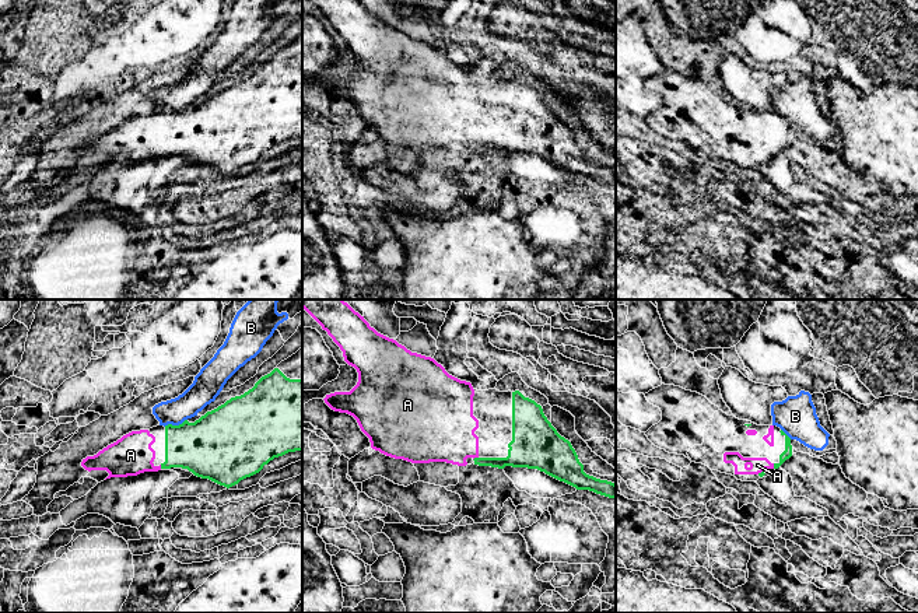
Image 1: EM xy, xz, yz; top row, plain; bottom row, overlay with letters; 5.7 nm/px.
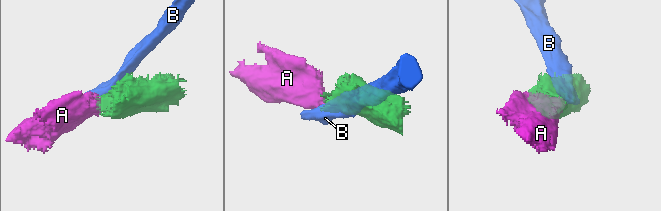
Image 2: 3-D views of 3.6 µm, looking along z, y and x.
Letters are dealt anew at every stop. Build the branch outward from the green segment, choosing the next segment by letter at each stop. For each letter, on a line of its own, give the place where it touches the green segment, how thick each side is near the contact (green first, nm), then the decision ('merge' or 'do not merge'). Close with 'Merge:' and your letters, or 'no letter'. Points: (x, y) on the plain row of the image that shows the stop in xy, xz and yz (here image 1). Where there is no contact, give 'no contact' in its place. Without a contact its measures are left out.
A: xz (475, 144) | 130/360 nm | merge
B: xy (175, 112) | 360/160 nm | do not merge
Merge: A

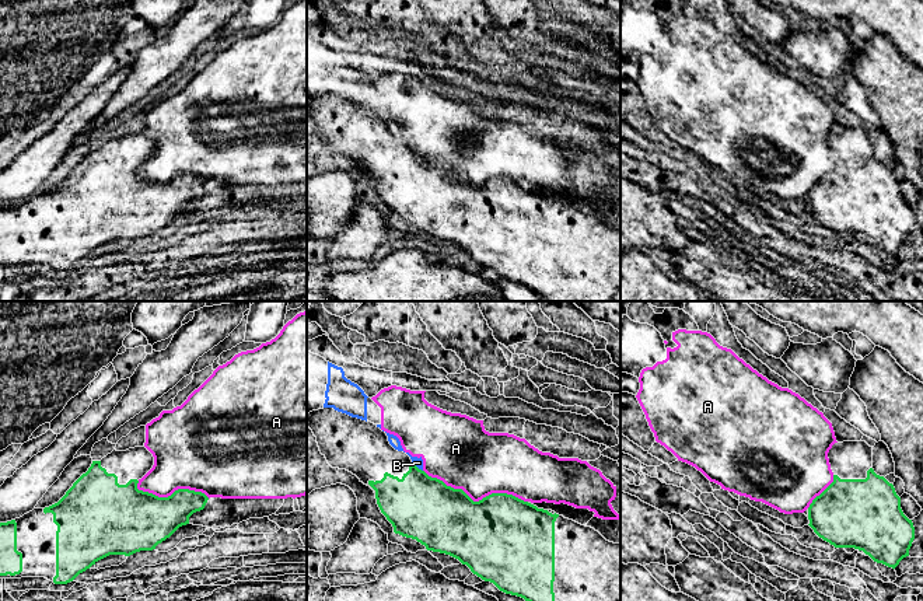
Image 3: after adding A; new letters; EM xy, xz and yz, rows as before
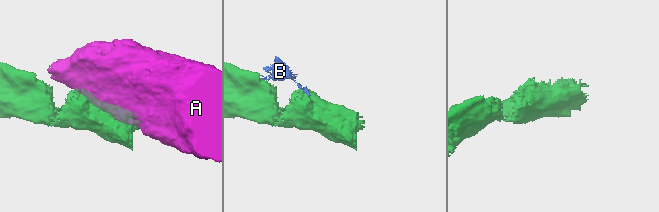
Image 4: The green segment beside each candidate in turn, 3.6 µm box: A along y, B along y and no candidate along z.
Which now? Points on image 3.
A: xz (475, 188) | 480/360 nm | do not merge
B: xz (416, 153) | 360/50 nm | do not merge
Merge: no letter

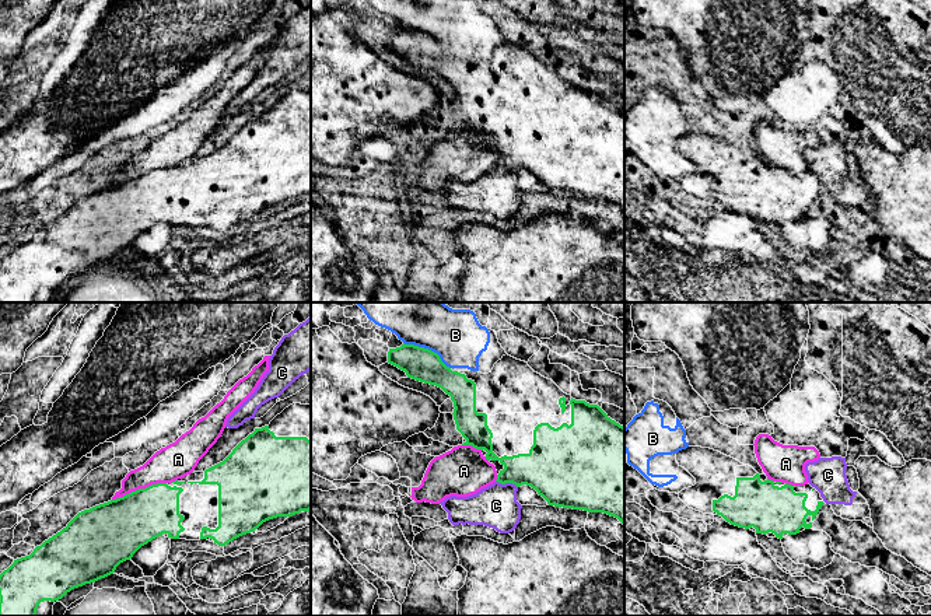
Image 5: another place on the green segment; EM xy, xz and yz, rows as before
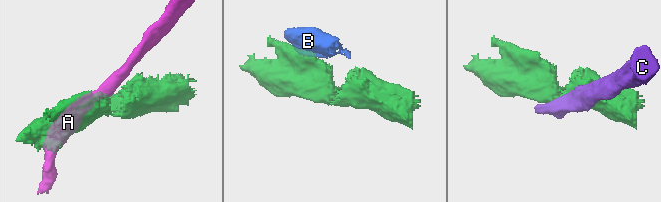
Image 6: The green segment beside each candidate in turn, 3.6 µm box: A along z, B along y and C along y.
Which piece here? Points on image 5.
A: xy (139, 175) | 320/200 nm | do not merge
B: xz (427, 35) | 190/300 nm | do not merge
C: xz (507, 168) | 280/240 nm | do not merge
Merge: no letter

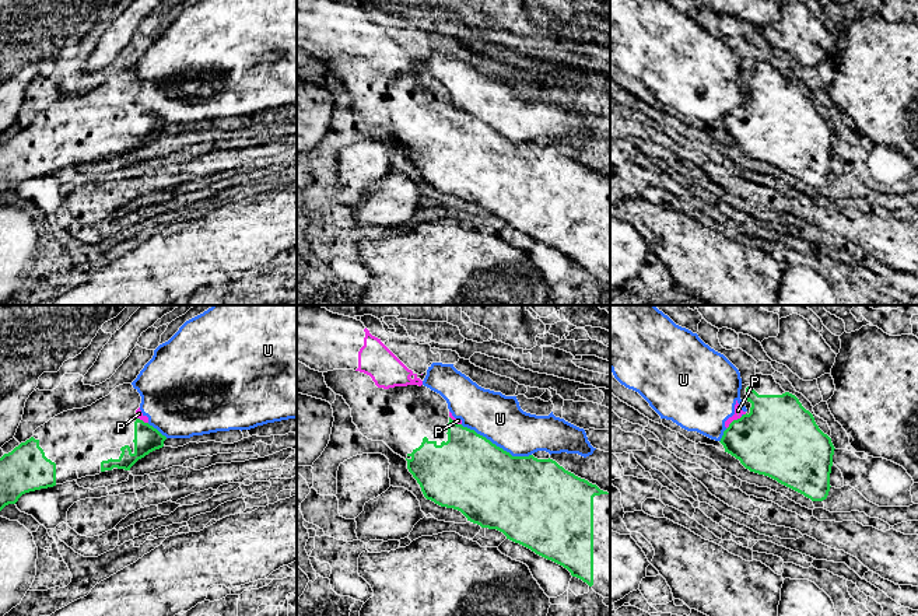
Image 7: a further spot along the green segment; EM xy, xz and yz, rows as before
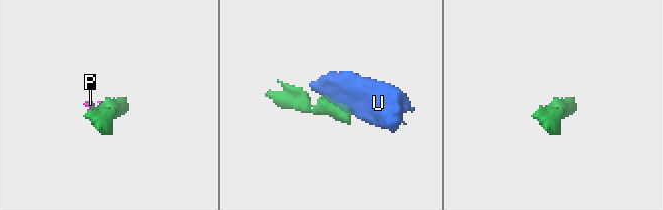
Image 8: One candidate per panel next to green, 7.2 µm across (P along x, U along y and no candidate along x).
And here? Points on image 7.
P: yz (735, 107) | 420/50 nm | do not merge
U: xz (494, 130) | 440/280 nm | do not merge
Merge: no letter

